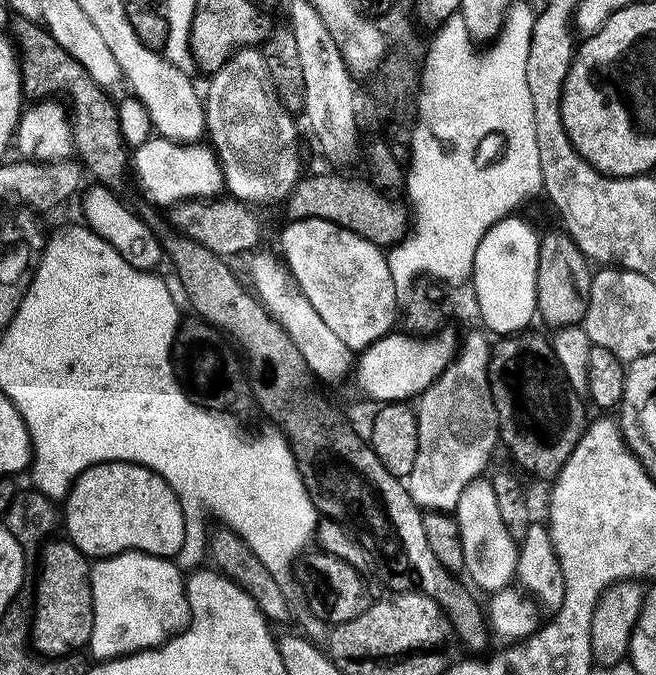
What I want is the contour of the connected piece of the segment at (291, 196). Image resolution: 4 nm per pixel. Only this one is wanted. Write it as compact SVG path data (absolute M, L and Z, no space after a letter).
M336 174L340 176L308 176L305 175L303 178L299 179L296 183L296 187L292 192L289 192L286 197L286 205L288 204L288 217L289 221L293 220L305 220L306 218L322 218L323 220L333 220L335 224L341 224L343 228L348 228L351 232L357 232L362 238L366 238L371 244L379 244L381 246L395 246L400 243L401 240L405 239L410 232L410 208L403 199L395 200L392 196L387 196L387 191L381 190L377 185L371 182L365 182L363 184L360 180L347 180L346 175Z

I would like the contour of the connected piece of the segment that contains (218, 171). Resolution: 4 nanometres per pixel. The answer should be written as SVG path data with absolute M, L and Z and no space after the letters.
M151 136L135 147L134 168L141 192L160 206L174 206L190 199L213 199L224 189L222 168L214 150L200 142L182 143Z

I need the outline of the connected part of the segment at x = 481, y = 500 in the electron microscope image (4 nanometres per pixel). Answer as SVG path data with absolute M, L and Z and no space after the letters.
M491 479L472 480L470 486L462 490L454 509L456 521L459 524L459 536L462 538L463 562L469 581L481 588L485 594L502 592L509 587L511 580L517 579L516 561L518 559L518 544L512 540L502 522L501 511L495 498Z

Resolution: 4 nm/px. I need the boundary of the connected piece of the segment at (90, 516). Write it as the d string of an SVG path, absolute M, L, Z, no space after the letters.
M110 460L107 464L91 464L80 477L72 484L72 489L62 504L62 528L65 528L67 539L78 551L89 558L103 558L106 556L117 556L120 552L145 552L151 556L175 557L180 551L184 541L184 511L180 500L174 494L174 490L160 477L157 472L151 472L140 464L128 464L125 460Z

